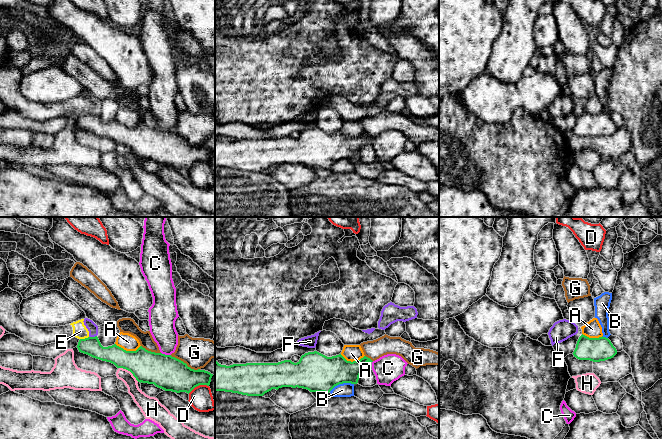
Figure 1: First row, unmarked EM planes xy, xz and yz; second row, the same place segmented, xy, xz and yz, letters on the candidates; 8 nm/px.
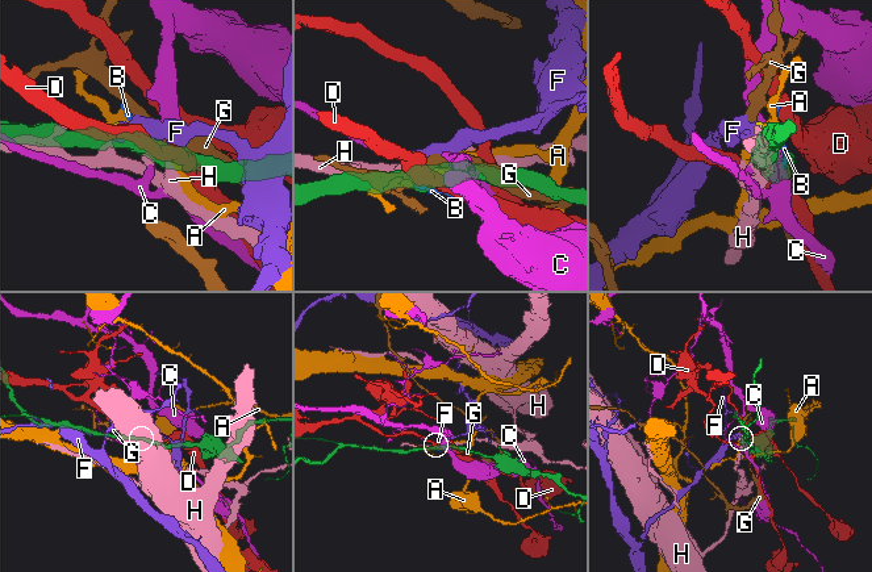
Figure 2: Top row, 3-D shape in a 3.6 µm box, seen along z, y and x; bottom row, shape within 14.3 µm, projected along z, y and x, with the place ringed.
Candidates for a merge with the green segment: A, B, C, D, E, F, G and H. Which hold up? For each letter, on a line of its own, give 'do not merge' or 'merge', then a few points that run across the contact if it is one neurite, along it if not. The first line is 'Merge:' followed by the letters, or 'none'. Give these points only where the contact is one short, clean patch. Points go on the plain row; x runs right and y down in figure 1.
Merge: none
A: do not merge
B: do not merge | xz (353, 159), (339, 159), (329, 167)
C: do not merge
D: do not merge
E: do not merge | xy (88, 112), (80, 115)
F: do not merge | xy (96, 111), (89, 113)
G: do not merge
H: do not merge

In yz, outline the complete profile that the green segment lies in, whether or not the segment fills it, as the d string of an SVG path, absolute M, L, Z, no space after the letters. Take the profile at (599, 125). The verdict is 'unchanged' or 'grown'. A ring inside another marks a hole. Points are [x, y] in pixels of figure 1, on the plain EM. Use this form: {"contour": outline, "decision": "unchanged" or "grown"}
{"contour": "M581 111L573 128L574 133L579 136L590 136L593 138L605 137L617 130L616 124L606 113L589 114Z", "decision": "unchanged"}

